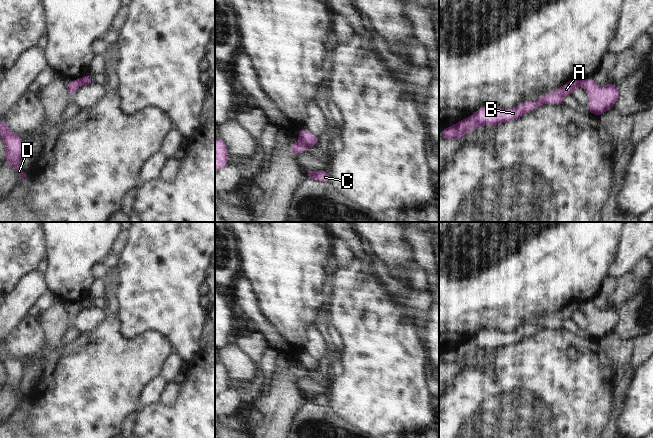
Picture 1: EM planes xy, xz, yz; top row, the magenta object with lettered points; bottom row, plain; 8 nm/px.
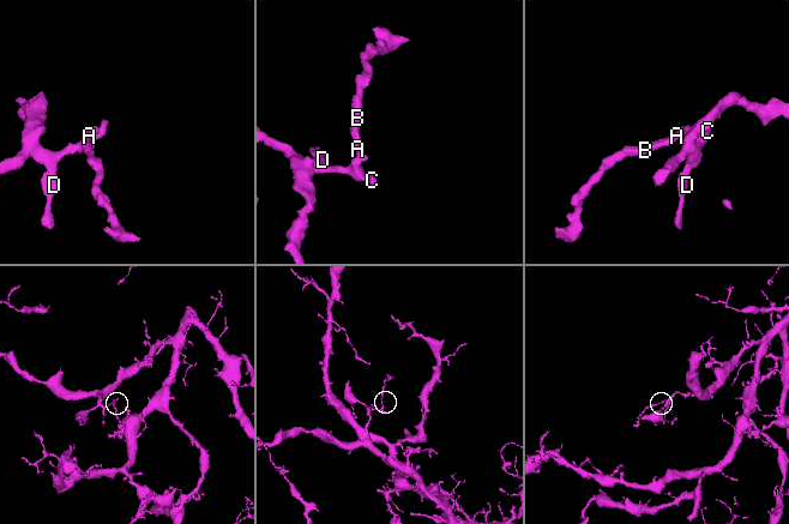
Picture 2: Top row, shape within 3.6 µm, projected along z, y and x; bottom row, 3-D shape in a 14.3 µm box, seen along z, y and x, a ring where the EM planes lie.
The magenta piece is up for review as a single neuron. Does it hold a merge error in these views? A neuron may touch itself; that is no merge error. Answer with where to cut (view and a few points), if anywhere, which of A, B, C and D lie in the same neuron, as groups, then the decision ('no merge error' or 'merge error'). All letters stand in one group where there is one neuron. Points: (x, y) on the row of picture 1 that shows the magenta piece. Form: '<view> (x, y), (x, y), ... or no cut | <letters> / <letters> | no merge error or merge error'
xz (299, 142), (308, 146) | A B / C D | merge error

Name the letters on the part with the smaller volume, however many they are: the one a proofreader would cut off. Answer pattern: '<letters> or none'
A, B

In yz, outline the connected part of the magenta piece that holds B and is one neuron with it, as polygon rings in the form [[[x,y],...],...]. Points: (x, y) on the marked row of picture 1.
[[[580,78],[571,79],[566,85],[560,86],[555,92],[551,92],[539,97],[536,102],[523,102],[517,108],[506,110],[504,108],[493,108],[484,106],[479,108],[473,116],[469,116],[457,124],[442,130],[442,138],[447,140],[458,140],[465,133],[471,132],[479,126],[493,126],[502,122],[516,120],[522,115],[533,111],[541,104],[560,104],[563,103],[565,96],[572,94],[572,91],[584,84],[585,80]]]

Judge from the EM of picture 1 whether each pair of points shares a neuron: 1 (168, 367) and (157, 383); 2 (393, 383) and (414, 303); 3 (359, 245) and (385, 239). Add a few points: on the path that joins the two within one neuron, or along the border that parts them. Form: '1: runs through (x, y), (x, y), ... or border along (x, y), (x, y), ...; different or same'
1: border along (159, 375), (166, 383); different
2: border along (392, 299), (404, 310), (416, 313); different
3: border along (355, 232), (365, 244), (367, 251), (375, 259); different

